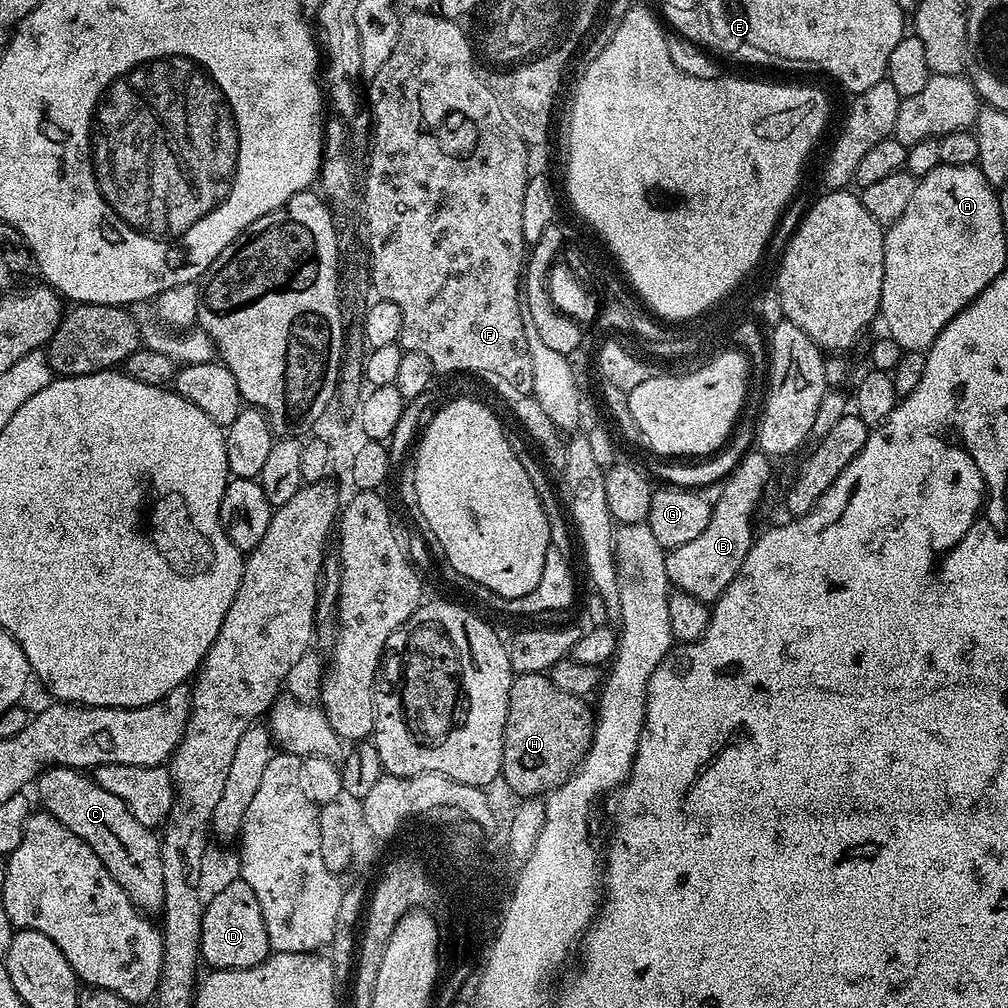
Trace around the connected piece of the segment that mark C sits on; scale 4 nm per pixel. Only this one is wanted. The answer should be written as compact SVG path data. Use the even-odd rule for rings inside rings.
M59 766L45 768L36 777L35 788L37 794L40 795L39 807L58 822L62 822L62 826L66 826L66 830L78 834L78 838L82 838L82 842L86 842L90 846L90 850L94 850L94 854L98 854L98 858L102 862L102 866L106 866L110 878L114 878L114 882L118 882L118 886L122 886L122 890L128 895L135 908L145 914L159 913L163 909L166 886L162 886L160 836L153 829L142 826L142 822L138 822L138 818L134 818L134 814L130 814L130 810L126 806L126 802L122 802L122 798L114 798L114 794L102 790L102 786L98 786L91 775L74 768Z

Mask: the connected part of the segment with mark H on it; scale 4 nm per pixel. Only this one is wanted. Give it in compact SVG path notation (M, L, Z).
M548 696L544 706L508 706L508 713L506 714L506 726L504 727L504 766L502 769L502 780L508 783L508 788L512 792L517 792L520 798L540 798L549 792L553 792L558 786L562 786L562 782L566 782L575 772L576 767L584 761L584 755L587 754L589 746L592 744L592 733L594 731L594 712L590 707L588 709L589 701L587 699L571 696Z

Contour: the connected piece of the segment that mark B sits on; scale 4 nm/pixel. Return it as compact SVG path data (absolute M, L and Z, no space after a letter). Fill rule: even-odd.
M750 450L738 462L738 466L728 473L723 481L724 489L720 492L720 497L712 504L710 522L706 522L706 530L698 534L698 538L693 538L691 542L686 542L686 546L678 546L671 549L664 557L668 583L673 589L690 594L703 604L711 605L734 582L734 578L742 570L742 562L746 562L746 554L750 550L754 539L752 532L752 519L756 516L756 507L760 504L760 499L764 496L764 491L768 488L768 483L772 480L773 461L759 450Z

